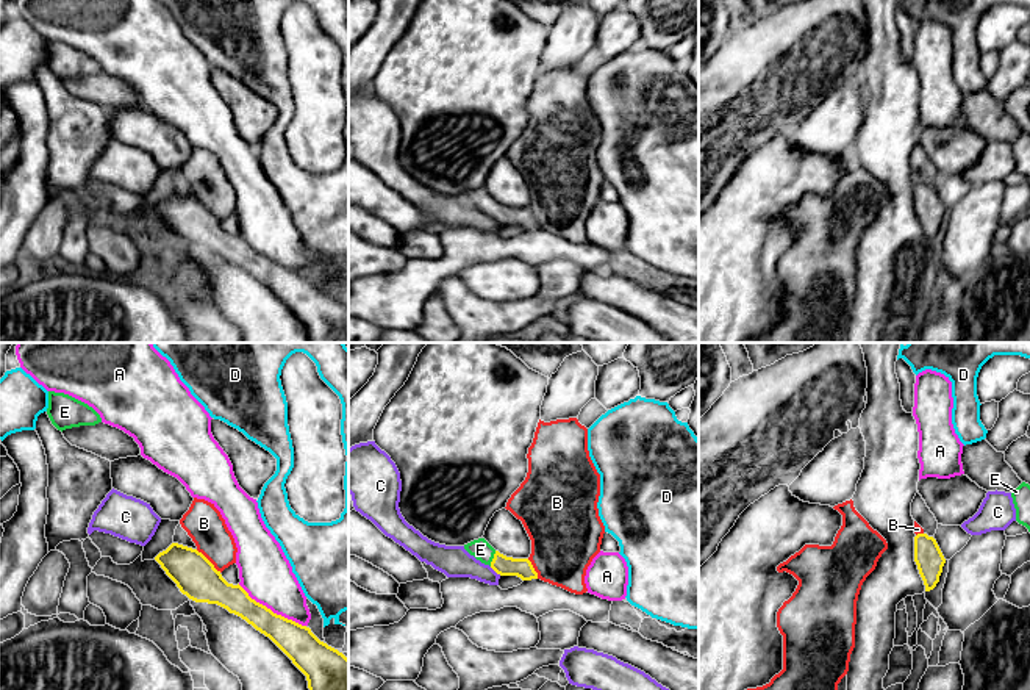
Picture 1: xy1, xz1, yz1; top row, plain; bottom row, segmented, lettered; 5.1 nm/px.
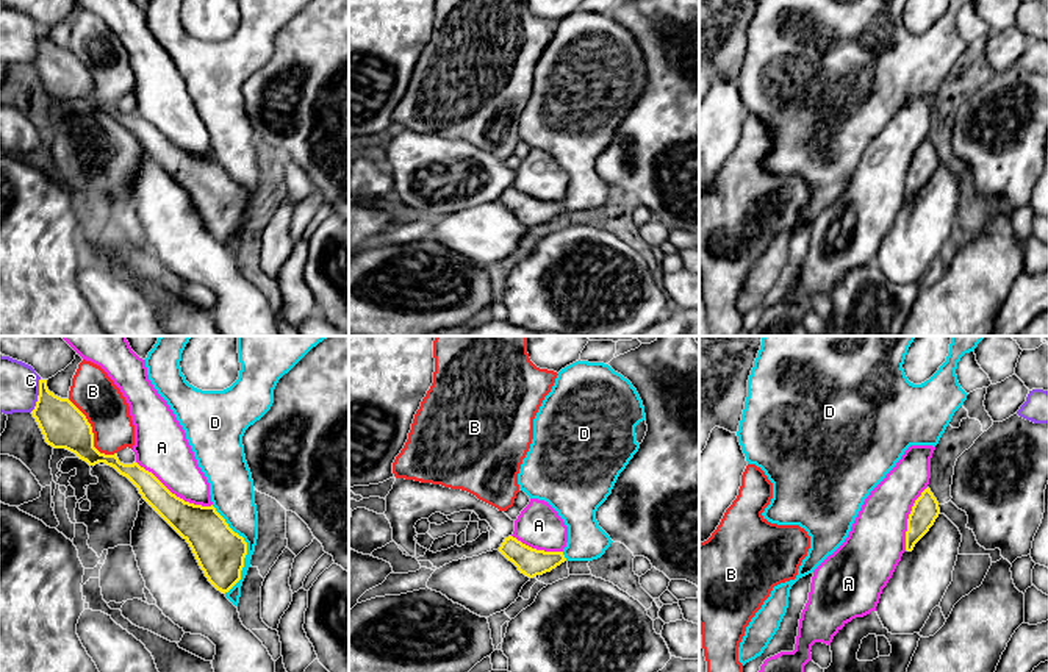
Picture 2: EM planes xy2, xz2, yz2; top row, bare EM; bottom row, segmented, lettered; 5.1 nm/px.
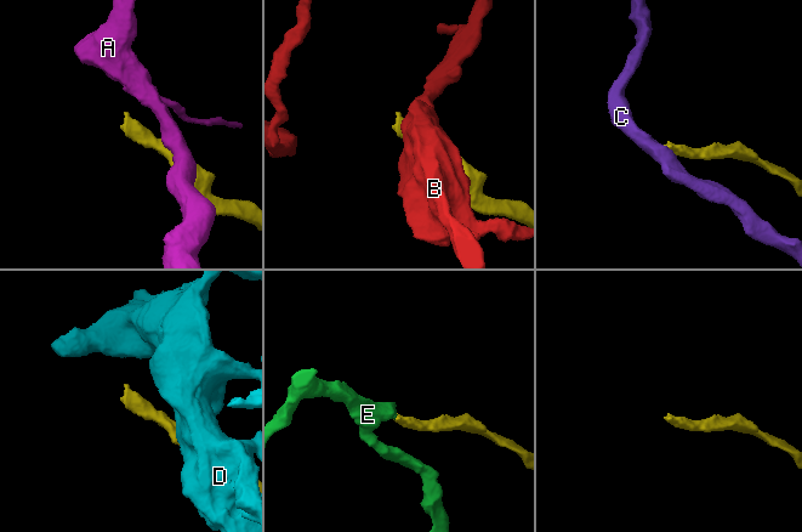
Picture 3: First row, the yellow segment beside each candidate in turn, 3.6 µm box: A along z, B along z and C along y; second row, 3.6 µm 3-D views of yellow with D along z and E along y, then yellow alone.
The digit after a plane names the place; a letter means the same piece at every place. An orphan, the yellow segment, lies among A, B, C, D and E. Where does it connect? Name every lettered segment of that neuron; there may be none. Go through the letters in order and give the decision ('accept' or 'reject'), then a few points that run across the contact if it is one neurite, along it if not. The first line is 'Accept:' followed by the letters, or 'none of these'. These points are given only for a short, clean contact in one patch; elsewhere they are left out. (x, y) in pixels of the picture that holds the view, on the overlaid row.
Accept: E
A: reject
B: reject; line xy2 (68, 399), (89, 424), (93, 444), (100, 452), (116, 453)
C: reject
D: reject
E: accept; line xz1 (500, 564), (493, 559), (480, 549)

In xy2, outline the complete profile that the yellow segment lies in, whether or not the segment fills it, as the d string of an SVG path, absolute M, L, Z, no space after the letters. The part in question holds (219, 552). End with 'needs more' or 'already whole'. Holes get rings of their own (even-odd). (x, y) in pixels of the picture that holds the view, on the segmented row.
M39 380L39 395L31 414L53 449L66 449L89 466L105 463L127 477L142 499L189 544L205 577L217 591L225 594L241 580L247 542L213 505L185 502L138 463L124 464L117 453L100 453L94 447L86 416L69 399L50 392L47 380Z; already whole

